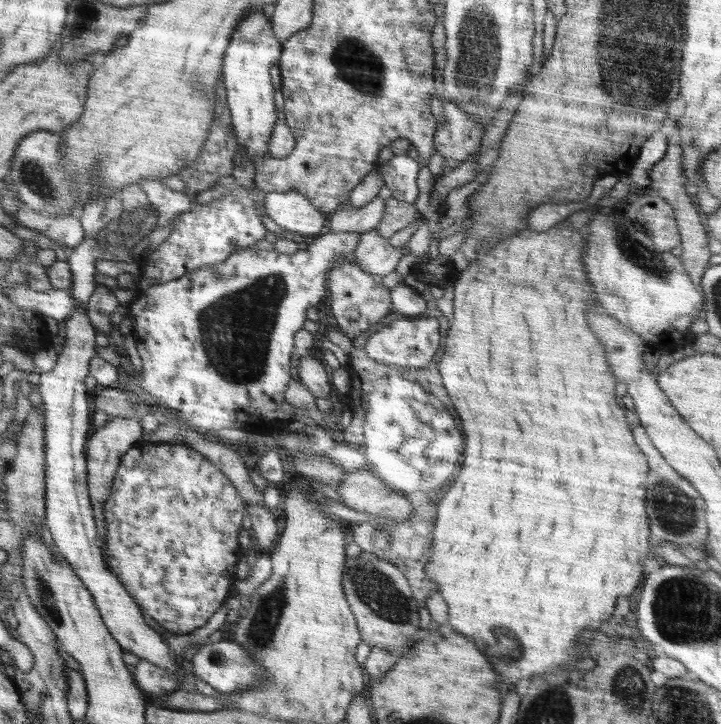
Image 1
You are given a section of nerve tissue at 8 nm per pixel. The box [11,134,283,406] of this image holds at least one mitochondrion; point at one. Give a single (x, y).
(34, 177)

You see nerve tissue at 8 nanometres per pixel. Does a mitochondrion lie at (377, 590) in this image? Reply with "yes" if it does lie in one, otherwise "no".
yes

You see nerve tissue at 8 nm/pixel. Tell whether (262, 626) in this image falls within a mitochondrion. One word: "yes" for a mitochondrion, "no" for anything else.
yes

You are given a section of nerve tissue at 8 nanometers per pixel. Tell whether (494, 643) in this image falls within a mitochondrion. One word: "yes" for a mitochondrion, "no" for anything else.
yes

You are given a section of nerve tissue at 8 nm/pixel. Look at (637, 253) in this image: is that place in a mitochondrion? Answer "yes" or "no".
yes

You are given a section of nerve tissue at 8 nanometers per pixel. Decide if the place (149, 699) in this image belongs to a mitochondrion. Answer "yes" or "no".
no

